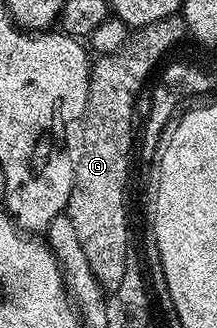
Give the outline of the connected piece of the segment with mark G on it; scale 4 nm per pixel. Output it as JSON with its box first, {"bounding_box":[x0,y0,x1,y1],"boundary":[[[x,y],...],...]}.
{"bounding_box":[64,16,186,291],"boundary":[[[180,16],[159,19],[136,30],[119,51],[100,54],[92,62],[89,71],[87,107],[65,138],[65,151],[73,168],[73,186],[64,213],[70,217],[79,235],[80,246],[87,255],[95,279],[109,291],[122,282],[122,266],[125,262],[121,185],[131,172],[129,156],[135,153],[133,105],[137,94],[146,88],[145,80],[149,72],[162,64],[161,56],[172,45],[179,44],[181,36],[184,38],[186,33],[184,20]]]}

